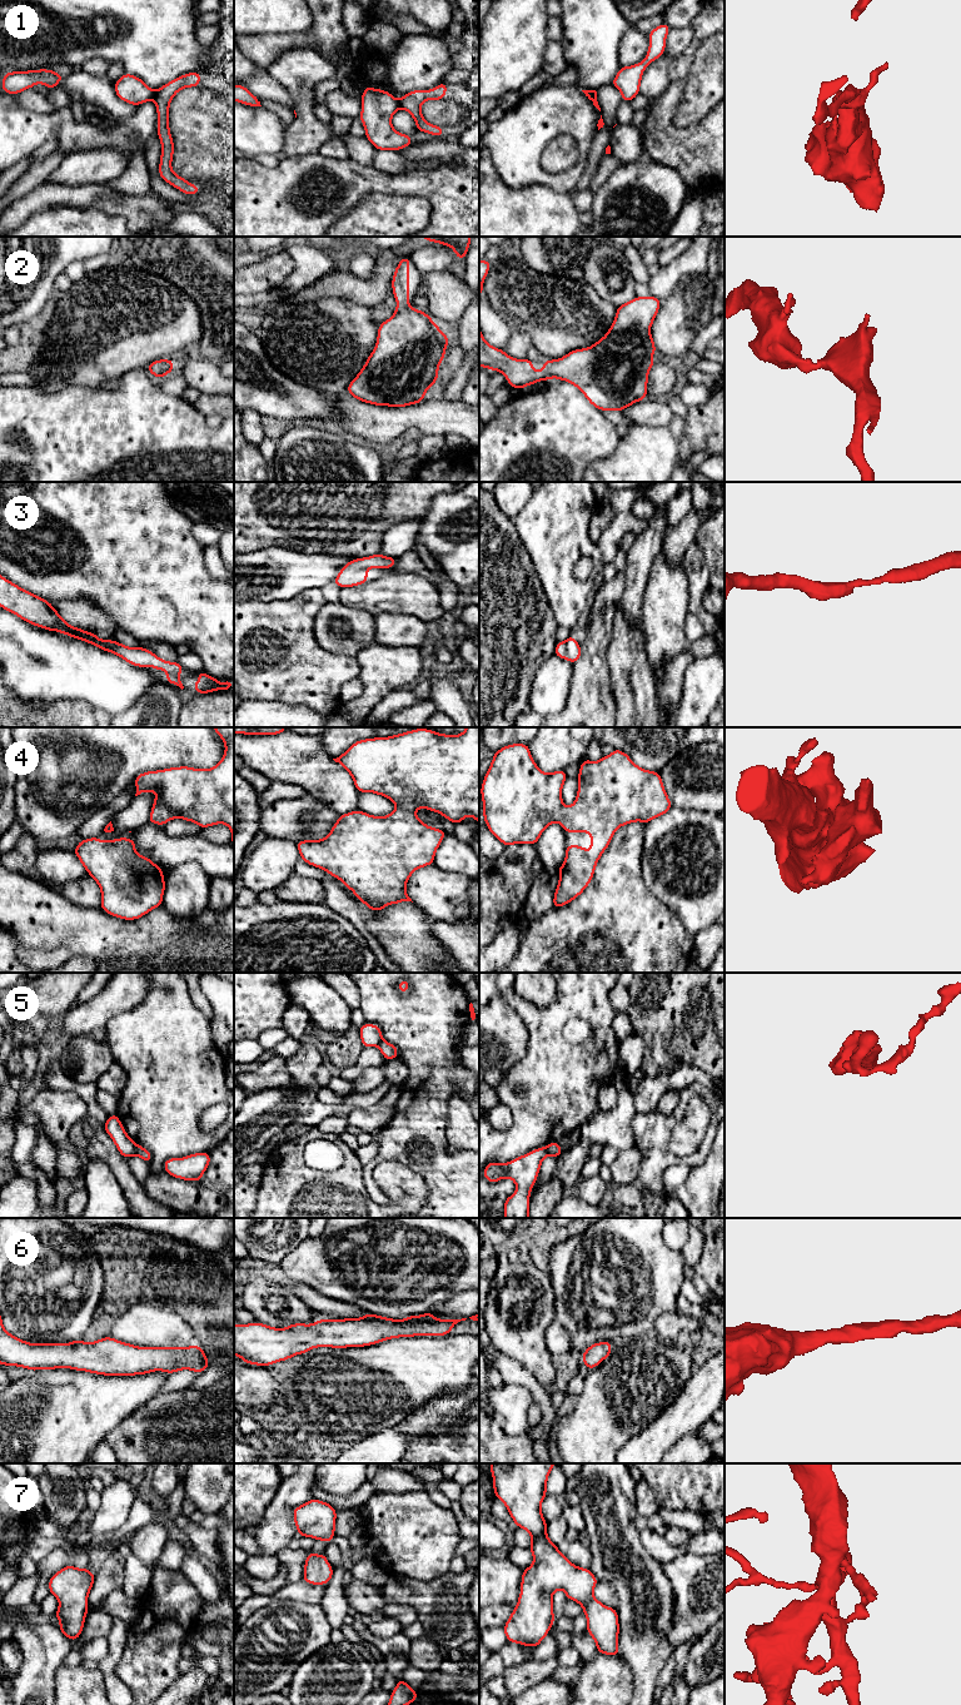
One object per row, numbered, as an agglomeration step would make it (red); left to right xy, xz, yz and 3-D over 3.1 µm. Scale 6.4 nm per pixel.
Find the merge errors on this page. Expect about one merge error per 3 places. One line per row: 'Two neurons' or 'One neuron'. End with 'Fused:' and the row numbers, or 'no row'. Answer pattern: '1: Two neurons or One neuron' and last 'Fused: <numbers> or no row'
1: Two neurons
2: One neuron
3: One neuron
4: One neuron
5: Two neurons
6: One neuron
7: One neuron
Fused: 1, 5

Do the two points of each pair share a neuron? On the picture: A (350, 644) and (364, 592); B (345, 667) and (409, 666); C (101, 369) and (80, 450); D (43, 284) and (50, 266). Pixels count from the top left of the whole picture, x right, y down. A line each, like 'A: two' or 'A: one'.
A: two
B: two
C: two
D: one

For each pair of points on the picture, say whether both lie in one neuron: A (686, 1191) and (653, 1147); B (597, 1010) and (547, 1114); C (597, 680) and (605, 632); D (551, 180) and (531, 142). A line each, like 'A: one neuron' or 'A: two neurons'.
A: two neurons
B: one neuron
C: one neuron
D: one neuron

